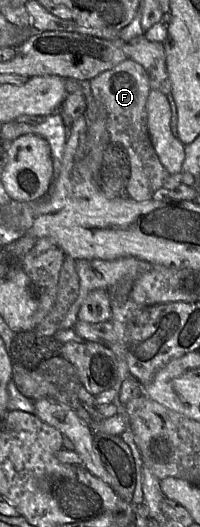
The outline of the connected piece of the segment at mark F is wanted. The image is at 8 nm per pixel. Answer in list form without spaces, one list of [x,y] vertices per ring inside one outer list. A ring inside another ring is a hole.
[[[126,59],[90,79],[89,83],[94,97],[106,110],[111,142],[122,147],[129,159],[127,196],[138,202],[153,200],[153,195],[163,187],[170,173],[160,162],[148,130],[146,103],[151,91],[148,74],[139,63]]]

